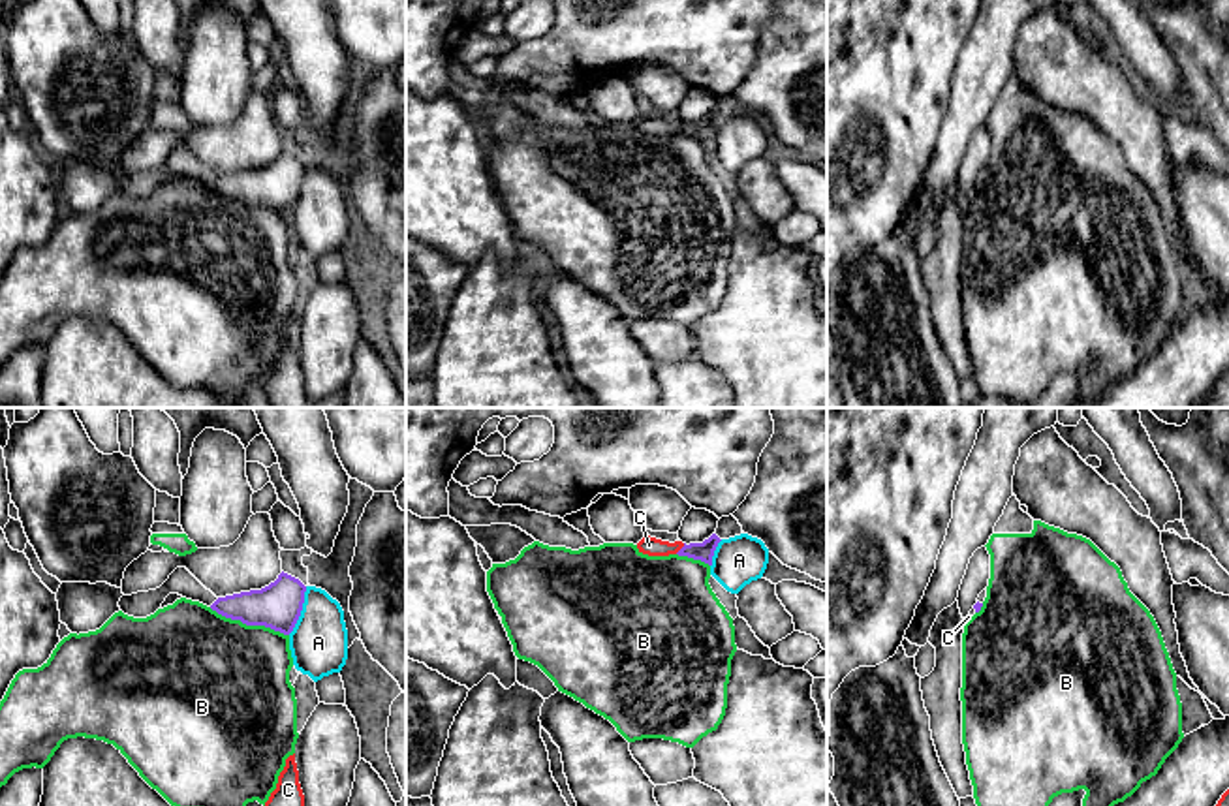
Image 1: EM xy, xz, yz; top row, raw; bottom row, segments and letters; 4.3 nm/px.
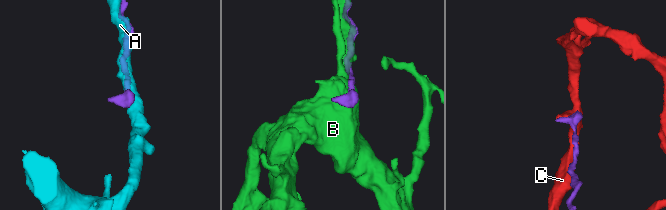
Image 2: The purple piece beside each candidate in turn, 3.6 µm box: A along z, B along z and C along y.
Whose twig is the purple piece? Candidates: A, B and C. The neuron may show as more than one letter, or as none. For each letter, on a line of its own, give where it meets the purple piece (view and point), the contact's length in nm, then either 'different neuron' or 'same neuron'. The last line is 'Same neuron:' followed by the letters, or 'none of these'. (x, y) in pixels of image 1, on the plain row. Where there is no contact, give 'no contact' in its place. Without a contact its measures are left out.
A: meets purple in xy at (301, 188); contact 220 nm long; different neuron
B: meets purple in xy at (248, 203); contact 360 nm long; different neuron
C: meets purple in xz at (681, 128); contact 60 nm long; same neuron
Same neuron: C

